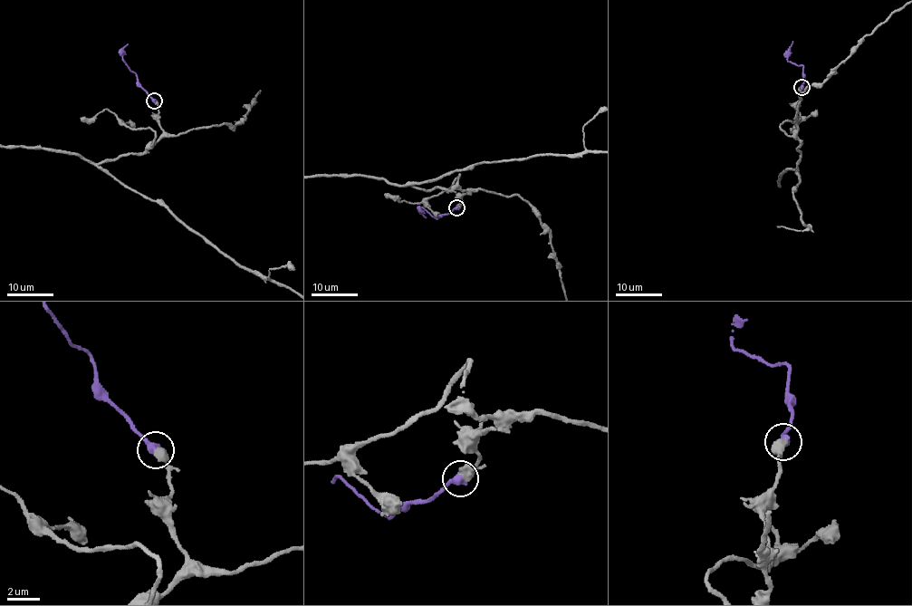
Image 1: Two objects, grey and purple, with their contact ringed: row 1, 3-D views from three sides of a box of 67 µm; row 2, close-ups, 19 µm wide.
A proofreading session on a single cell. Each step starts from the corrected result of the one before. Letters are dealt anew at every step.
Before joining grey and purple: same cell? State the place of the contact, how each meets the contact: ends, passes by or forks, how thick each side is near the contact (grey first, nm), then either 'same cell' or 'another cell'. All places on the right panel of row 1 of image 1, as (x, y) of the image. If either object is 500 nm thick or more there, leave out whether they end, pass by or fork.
(801, 87) | 550/480 nm | same cell

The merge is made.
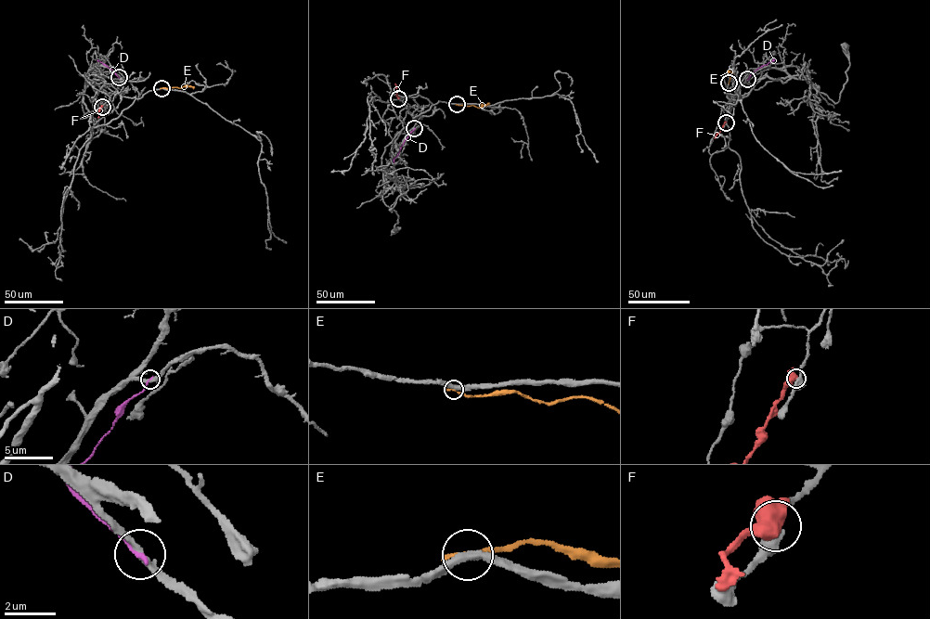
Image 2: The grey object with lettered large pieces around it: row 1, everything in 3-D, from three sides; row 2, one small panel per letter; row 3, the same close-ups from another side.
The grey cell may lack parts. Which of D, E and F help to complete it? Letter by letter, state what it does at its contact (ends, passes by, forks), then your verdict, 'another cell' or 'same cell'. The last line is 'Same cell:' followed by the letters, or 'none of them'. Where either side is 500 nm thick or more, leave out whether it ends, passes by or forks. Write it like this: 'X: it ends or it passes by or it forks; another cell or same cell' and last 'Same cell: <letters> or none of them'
D: it ends; another cell
E: it ends; another cell
F: it passes by; another cell
Same cell: none of them

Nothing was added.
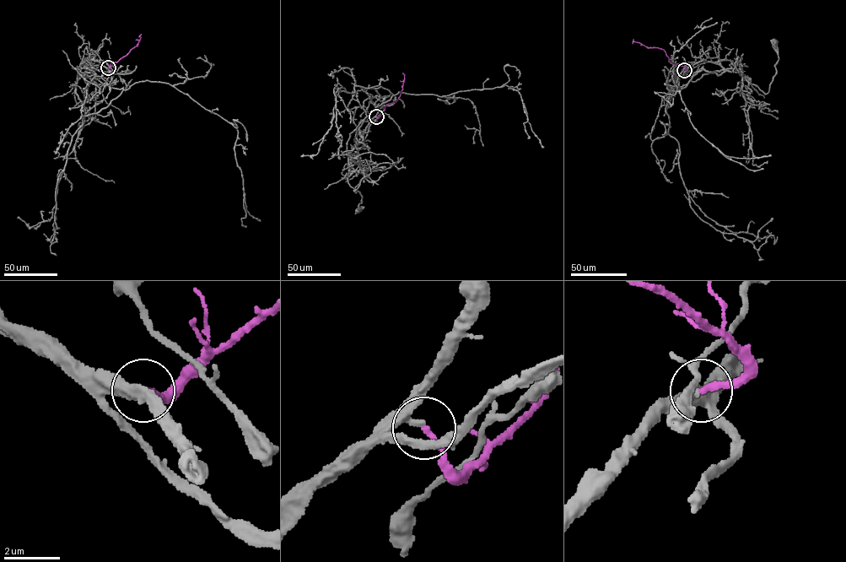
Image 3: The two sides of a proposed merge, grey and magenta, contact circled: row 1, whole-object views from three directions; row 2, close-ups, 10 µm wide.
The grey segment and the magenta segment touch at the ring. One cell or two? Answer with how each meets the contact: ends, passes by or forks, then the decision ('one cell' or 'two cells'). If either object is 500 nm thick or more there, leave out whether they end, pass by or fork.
grey passes by | magenta ends | one cell

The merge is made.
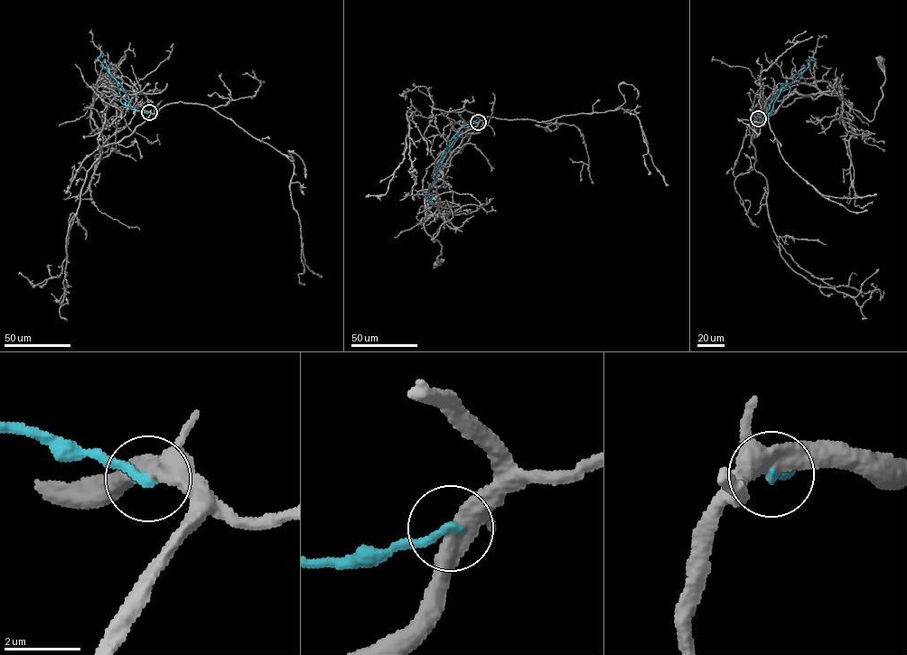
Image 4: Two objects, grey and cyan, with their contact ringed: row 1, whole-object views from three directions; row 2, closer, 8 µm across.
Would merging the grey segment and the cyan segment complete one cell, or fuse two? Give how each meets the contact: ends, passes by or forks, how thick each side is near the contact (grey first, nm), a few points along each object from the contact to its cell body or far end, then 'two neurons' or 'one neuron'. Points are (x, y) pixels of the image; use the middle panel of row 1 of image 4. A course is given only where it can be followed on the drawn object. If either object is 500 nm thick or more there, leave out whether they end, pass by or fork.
grey passes by | cyan ends | 480/240 nm | grey via (478, 122), (441, 153), (426, 170), (423, 179), (424, 229), (442, 247), (438, 264), (437, 261) | cyan via (478, 122), (462, 127), (450, 140), (445, 156), (426, 194), (431, 201), (428, 202) | two neurons

